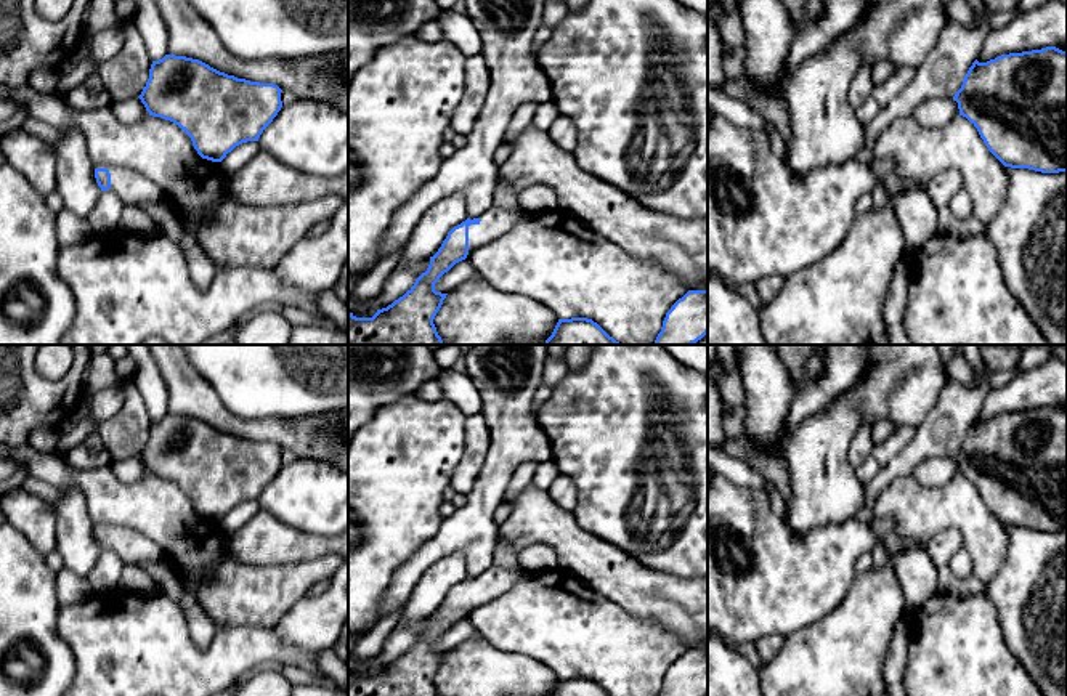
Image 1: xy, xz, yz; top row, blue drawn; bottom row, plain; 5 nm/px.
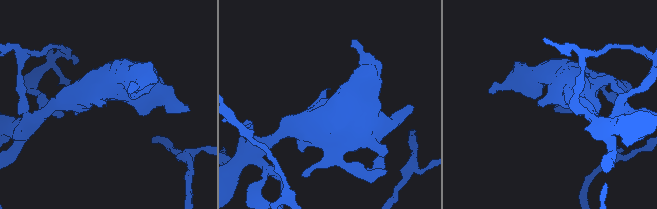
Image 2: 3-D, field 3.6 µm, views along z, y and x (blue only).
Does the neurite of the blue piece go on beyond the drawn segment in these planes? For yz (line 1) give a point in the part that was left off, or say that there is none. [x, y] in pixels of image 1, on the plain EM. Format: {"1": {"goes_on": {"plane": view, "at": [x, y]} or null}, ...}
{"1": {"goes_on": null}}

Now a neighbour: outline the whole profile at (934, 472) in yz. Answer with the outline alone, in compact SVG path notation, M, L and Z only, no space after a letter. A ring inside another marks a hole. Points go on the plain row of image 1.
M929 457L911 473L923 486L939 488L959 475L958 462L953 457Z

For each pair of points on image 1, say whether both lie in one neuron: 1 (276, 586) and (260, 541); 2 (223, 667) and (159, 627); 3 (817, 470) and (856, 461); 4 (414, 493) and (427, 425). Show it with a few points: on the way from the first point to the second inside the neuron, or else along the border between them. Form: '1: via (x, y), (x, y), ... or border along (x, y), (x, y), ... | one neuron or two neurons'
1: border along (231, 555), (239, 562), (252, 565), (305, 562) | two neurons
2: via (207, 667), (199, 667), (175, 643) | one neuron
3: border along (859, 425), (847, 453), (847, 464), (854, 470) | two neurons
4: via (414, 477), (414, 448), (421, 441) | one neuron

